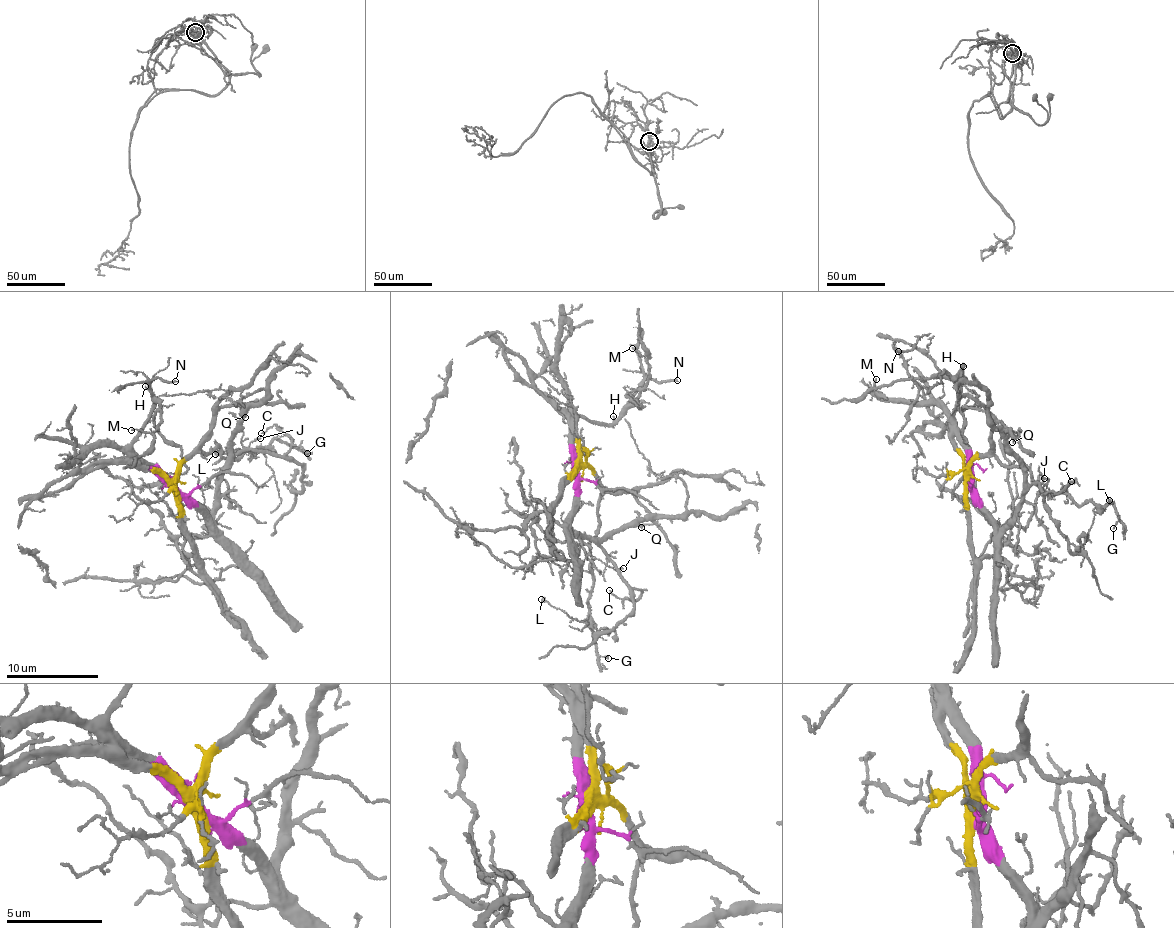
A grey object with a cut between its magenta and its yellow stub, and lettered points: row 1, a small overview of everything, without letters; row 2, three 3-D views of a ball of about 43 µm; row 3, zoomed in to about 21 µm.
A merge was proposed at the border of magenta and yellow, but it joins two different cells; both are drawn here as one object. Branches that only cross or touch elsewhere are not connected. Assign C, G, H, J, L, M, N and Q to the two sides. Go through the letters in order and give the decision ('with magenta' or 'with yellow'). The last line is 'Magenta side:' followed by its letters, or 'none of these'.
C: with magenta
G: with yellow
H: with magenta
J: with yellow
L: with yellow
M: with magenta
N: with magenta
Q: with yellow
Magenta side: C, H, M, N

